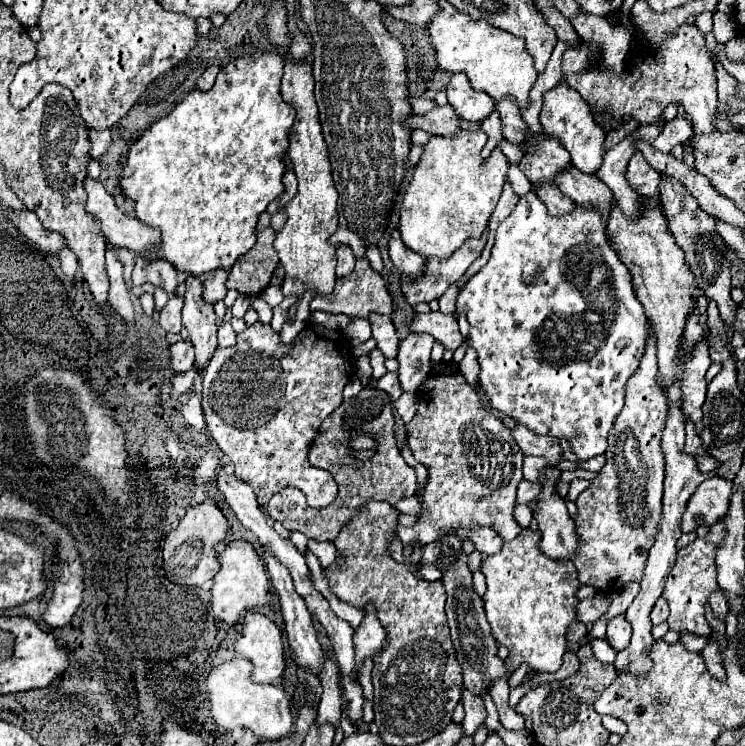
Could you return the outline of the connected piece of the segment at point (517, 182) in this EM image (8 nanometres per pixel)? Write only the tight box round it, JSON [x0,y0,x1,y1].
[508,163,532,197]

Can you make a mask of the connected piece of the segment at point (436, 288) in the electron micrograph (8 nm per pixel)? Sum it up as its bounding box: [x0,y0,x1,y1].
[402,233,486,305]

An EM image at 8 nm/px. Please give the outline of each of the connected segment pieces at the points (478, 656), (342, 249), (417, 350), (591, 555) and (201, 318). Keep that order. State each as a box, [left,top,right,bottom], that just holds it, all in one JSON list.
[[422,535,506,695],[336,245,356,277],[398,333,434,391],[574,329,668,591],[182,275,216,369]]

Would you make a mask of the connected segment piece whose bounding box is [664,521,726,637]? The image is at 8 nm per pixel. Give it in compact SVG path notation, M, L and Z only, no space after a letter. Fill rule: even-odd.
M720 521L716 525L710 527L708 535L702 537L702 539L696 539L694 543L686 545L684 549L678 551L678 557L676 557L676 563L666 579L666 587L664 587L664 599L668 601L670 605L670 617L668 617L668 625L670 629L678 631L678 633L684 633L690 631L694 635L702 635L702 637L708 637L712 633L712 627L706 619L706 603L710 599L710 595L714 591L718 591L718 583L716 583L716 549L720 547L720 543L724 541L724 535L726 533L726 525Z

